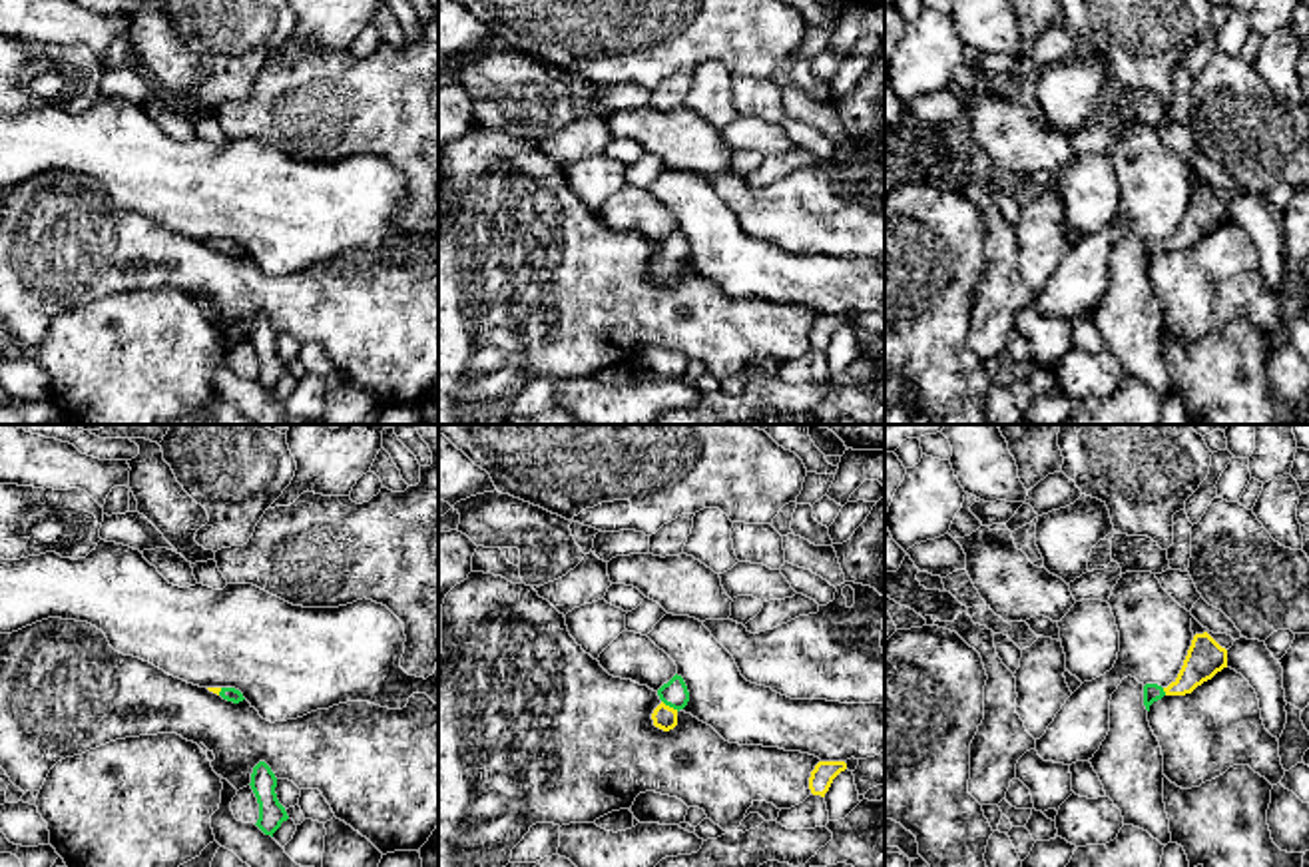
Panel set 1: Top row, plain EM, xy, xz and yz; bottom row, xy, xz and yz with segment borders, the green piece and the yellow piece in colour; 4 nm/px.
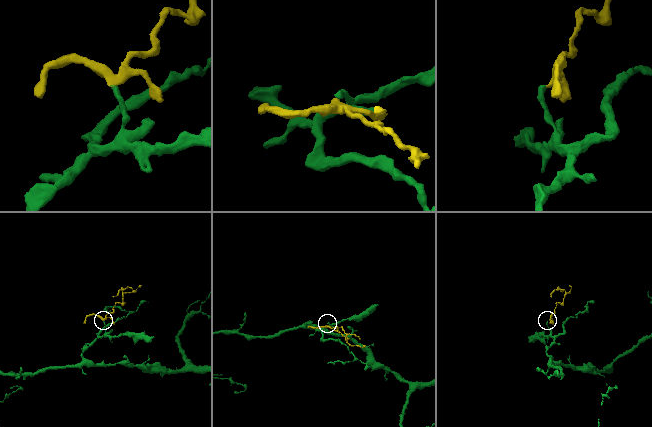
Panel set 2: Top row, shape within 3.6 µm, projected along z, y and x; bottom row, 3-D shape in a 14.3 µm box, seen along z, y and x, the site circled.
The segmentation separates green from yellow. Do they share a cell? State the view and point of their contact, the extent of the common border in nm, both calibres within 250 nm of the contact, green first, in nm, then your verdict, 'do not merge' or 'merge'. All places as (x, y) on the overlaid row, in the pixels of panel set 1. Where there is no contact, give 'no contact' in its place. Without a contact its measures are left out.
contact xz (670, 706); length 80 nm; calibres 110 and 100 nm; merge

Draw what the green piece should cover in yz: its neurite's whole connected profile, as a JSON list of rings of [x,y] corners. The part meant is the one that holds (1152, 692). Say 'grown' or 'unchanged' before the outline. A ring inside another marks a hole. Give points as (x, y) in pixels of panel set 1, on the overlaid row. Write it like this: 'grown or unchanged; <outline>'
grown; [[[1207,632],[1195,634],[1178,678],[1168,688],[1158,684],[1144,686],[1146,710],[1150,712],[1150,706],[1164,696],[1191,694],[1223,668],[1227,668],[1227,650],[1221,648]]]

